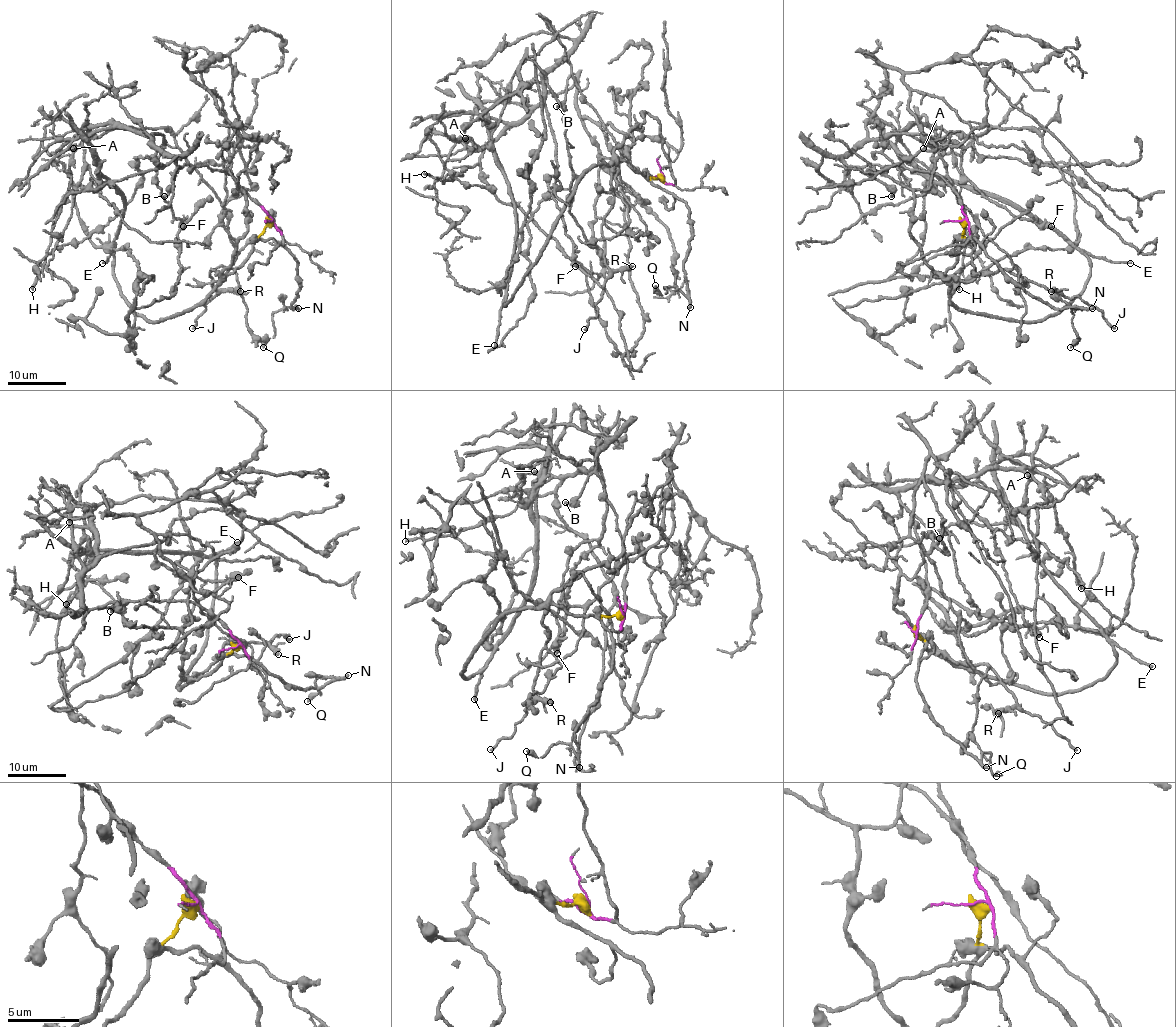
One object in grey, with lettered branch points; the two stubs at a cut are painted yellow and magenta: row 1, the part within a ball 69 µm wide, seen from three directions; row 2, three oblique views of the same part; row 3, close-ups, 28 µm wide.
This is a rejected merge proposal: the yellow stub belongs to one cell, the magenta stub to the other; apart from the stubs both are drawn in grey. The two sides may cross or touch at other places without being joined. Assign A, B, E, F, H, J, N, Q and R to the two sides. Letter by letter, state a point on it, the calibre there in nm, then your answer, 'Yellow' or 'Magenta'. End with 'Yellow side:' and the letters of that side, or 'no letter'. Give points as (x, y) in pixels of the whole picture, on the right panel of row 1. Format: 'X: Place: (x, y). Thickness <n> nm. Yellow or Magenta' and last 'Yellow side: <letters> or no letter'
A: Place: (923, 148). Thickness 140 nm. Magenta
B: Place: (891, 196). Thickness 280 nm. Magenta
E: Place: (1130, 263). Thickness 240 nm. Yellow
F: Place: (1051, 226). Thickness 500 nm. Magenta
H: Place: (959, 289). Thickness 220 nm. Magenta
J: Place: (1114, 328). Thickness 200 nm. Yellow
N: Place: (1092, 308). Thickness 300 nm. Yellow
Q: Place: (1070, 347). Thickness 320 nm. Yellow
R: Place: (1051, 291). Thickness 480 nm. Yellow
Yellow side: E, J, N, Q, R

